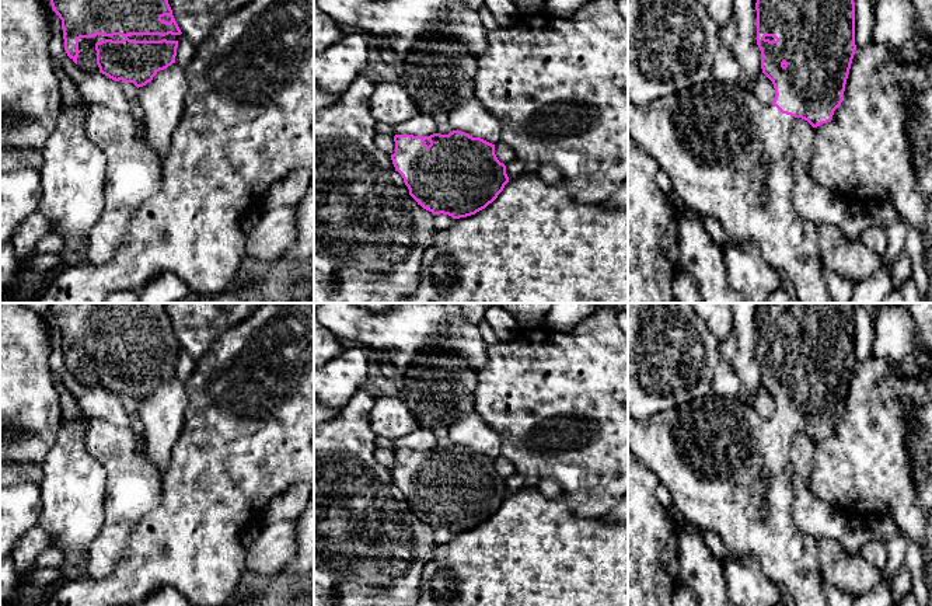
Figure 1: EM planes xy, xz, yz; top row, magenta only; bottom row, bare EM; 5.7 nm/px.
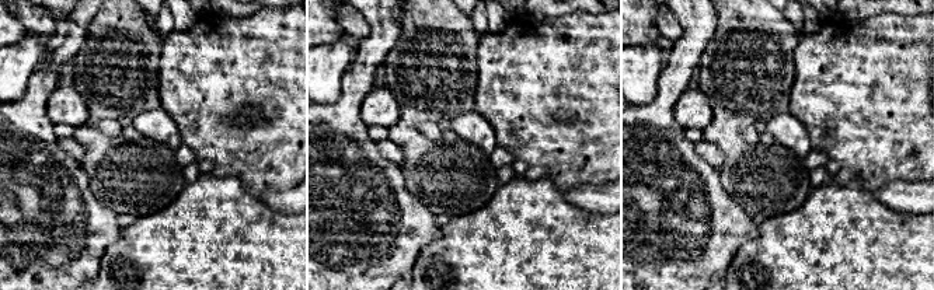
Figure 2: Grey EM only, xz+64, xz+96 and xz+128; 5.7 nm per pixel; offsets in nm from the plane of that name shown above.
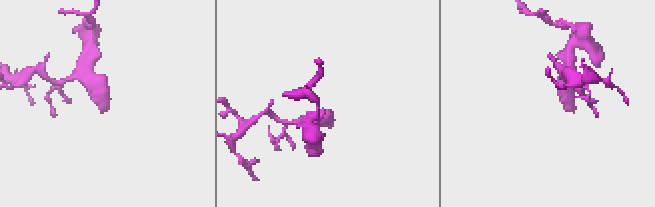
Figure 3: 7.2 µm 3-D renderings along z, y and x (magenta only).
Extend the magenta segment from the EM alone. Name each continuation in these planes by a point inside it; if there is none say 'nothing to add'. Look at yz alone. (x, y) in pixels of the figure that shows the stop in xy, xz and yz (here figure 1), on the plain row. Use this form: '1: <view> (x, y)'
1: yz (725, 466)

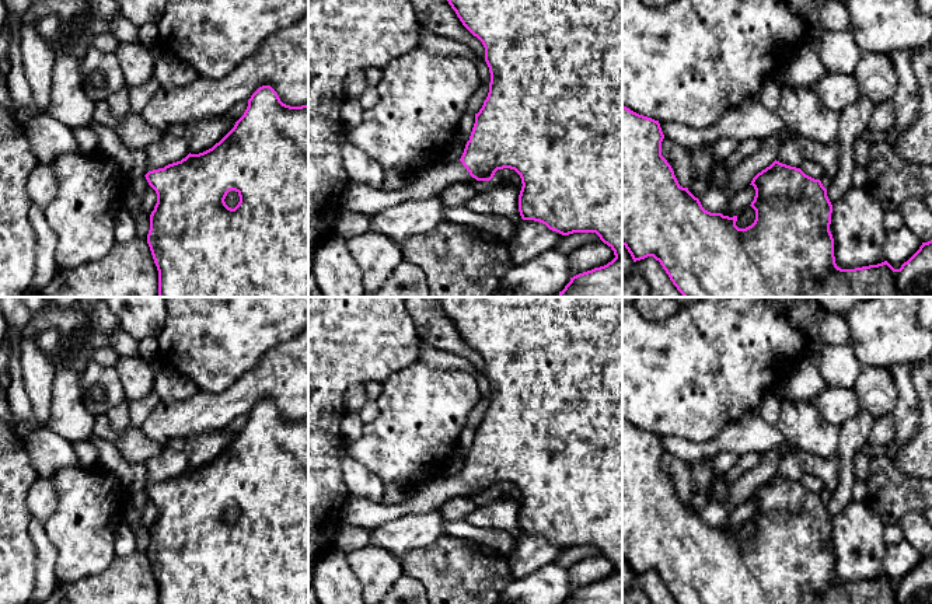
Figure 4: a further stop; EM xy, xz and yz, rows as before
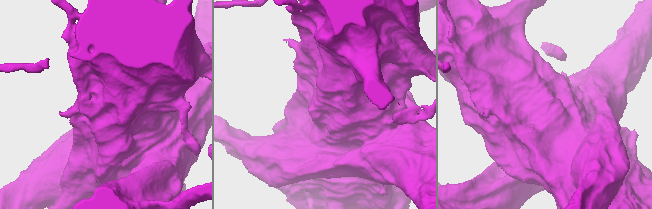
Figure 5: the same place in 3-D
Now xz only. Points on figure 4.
1: xz (358, 512)

